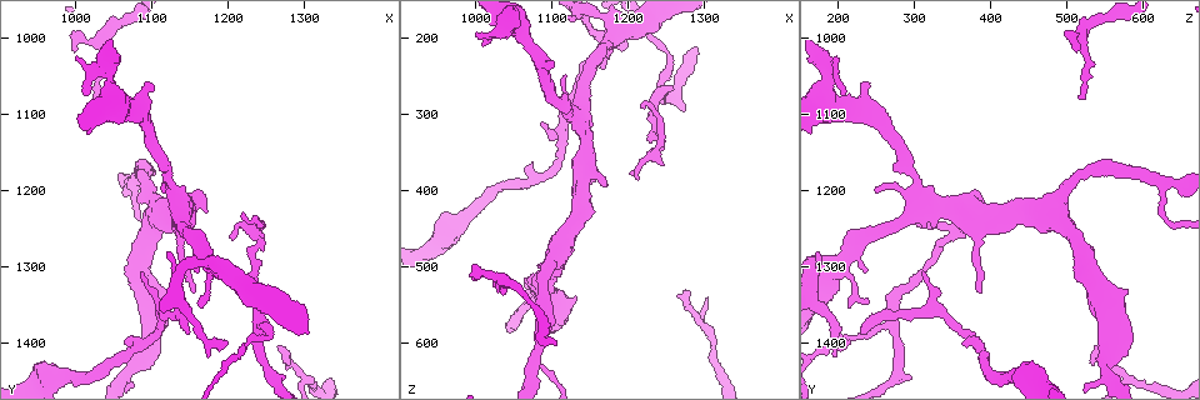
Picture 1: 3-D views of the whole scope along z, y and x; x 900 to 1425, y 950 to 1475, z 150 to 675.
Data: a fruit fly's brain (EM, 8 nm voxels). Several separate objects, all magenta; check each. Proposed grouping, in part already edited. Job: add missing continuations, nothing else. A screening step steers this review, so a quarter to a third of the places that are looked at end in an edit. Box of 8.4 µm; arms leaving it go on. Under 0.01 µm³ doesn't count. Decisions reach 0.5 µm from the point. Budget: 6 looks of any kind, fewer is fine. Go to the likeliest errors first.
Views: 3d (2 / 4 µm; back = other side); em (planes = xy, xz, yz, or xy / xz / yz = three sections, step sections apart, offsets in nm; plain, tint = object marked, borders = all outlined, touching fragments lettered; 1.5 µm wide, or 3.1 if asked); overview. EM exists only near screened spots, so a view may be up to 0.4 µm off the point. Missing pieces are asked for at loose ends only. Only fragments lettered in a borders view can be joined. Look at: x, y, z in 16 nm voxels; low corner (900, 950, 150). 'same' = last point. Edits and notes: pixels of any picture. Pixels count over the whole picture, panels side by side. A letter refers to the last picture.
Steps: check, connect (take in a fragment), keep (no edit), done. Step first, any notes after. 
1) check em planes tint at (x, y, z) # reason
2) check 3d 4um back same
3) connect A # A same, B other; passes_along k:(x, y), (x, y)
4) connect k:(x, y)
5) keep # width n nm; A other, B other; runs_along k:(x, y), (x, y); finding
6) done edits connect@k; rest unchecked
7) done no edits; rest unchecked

check 3d 4um at (1105, 1065, 235) # an open end

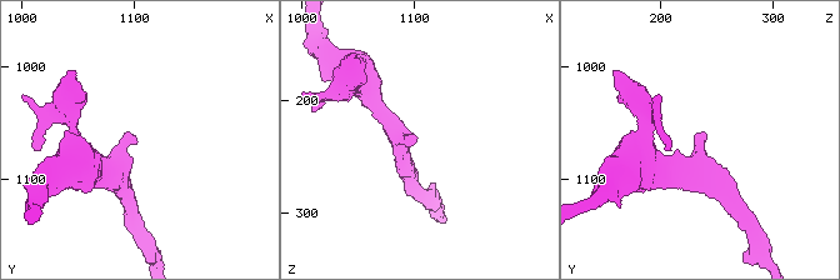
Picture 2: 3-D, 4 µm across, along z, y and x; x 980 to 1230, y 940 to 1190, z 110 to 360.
check em planes borders at (1104, 1060, 232)

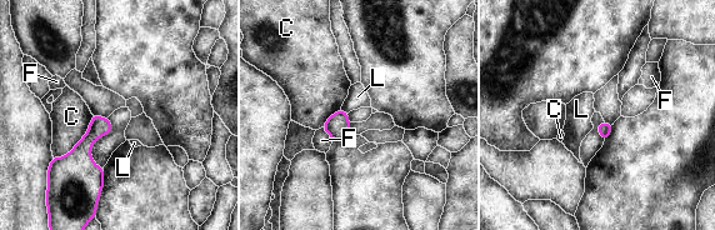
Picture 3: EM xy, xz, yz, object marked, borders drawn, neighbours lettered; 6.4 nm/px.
keep # C other, F other, L other; none of them fits

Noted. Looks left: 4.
check 3d 4um at (1220, 1230, 290) # tapers out

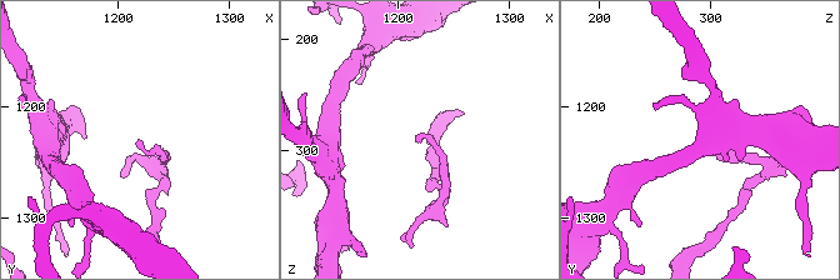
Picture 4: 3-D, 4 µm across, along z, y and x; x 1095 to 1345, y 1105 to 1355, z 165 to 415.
check em planes borders at (1218, 1232, 286) # need the tissue

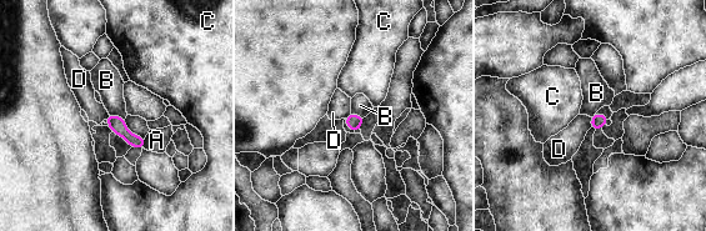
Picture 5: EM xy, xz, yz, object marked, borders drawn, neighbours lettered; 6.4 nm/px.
keep # A other, B other, C other, D other; border 5:(109, 114), (115, 114), (124, 120); no lettered fragment goes on from it

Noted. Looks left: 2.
done no edits; rest unchecked

